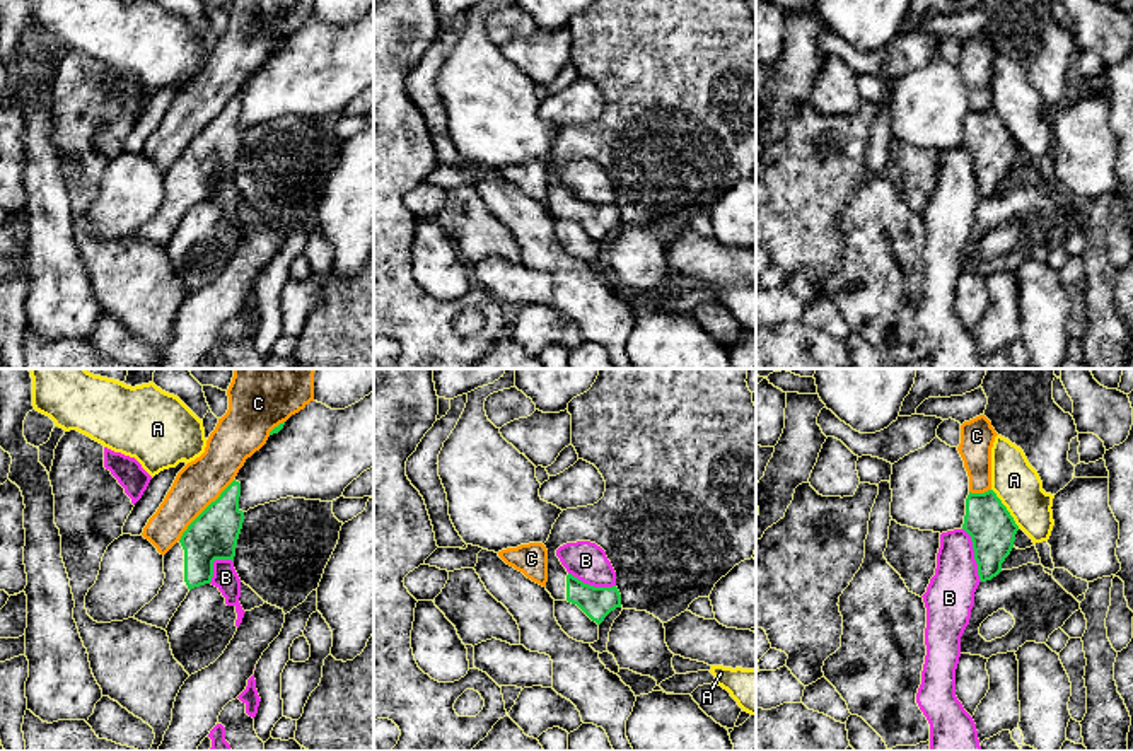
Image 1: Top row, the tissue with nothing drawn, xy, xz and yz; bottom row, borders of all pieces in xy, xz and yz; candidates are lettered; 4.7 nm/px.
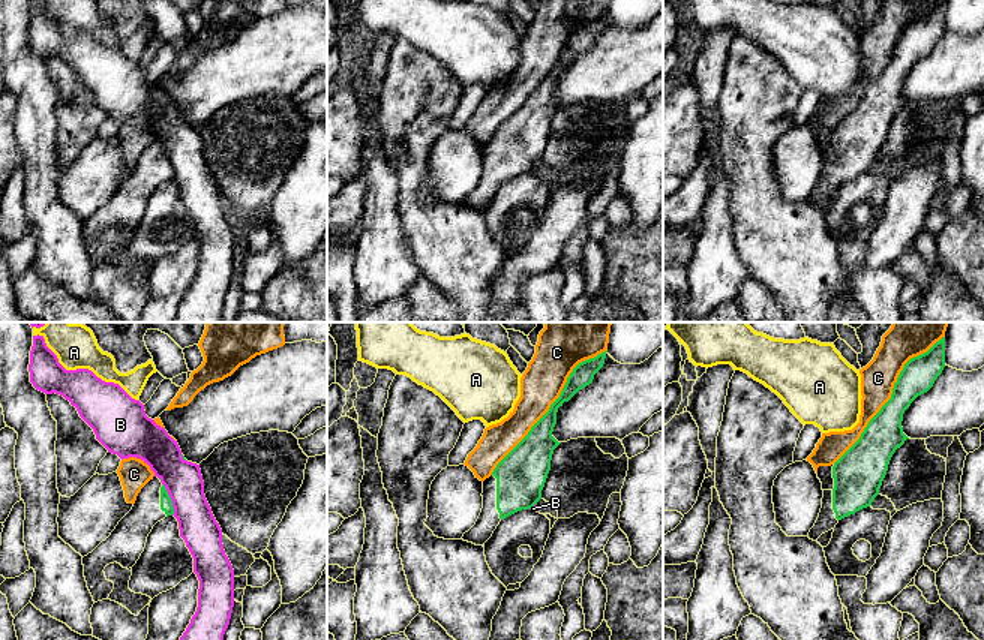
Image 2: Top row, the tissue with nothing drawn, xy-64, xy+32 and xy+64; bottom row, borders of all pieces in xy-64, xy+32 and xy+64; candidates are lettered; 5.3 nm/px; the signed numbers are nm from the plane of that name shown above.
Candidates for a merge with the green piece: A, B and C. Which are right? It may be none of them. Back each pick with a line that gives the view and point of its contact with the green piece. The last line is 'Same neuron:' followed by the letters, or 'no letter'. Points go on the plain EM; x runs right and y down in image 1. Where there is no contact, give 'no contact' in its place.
Same neuron: no letter

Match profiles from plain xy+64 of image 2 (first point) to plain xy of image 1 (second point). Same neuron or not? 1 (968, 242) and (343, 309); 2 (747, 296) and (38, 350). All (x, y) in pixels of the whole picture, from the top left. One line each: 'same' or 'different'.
1: same
2: different

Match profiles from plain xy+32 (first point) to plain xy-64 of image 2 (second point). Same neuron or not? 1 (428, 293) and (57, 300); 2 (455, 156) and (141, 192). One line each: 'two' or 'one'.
1: two
2: two

